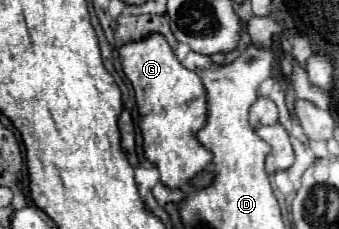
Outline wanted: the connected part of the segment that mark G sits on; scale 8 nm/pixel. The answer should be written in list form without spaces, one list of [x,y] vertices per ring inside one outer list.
[[[150,33],[140,41],[122,45],[120,63],[134,87],[146,159],[158,167],[164,185],[180,187],[188,183],[212,161],[212,153],[196,139],[196,131],[206,123],[206,91],[202,79],[176,59],[166,37],[160,33]]]

